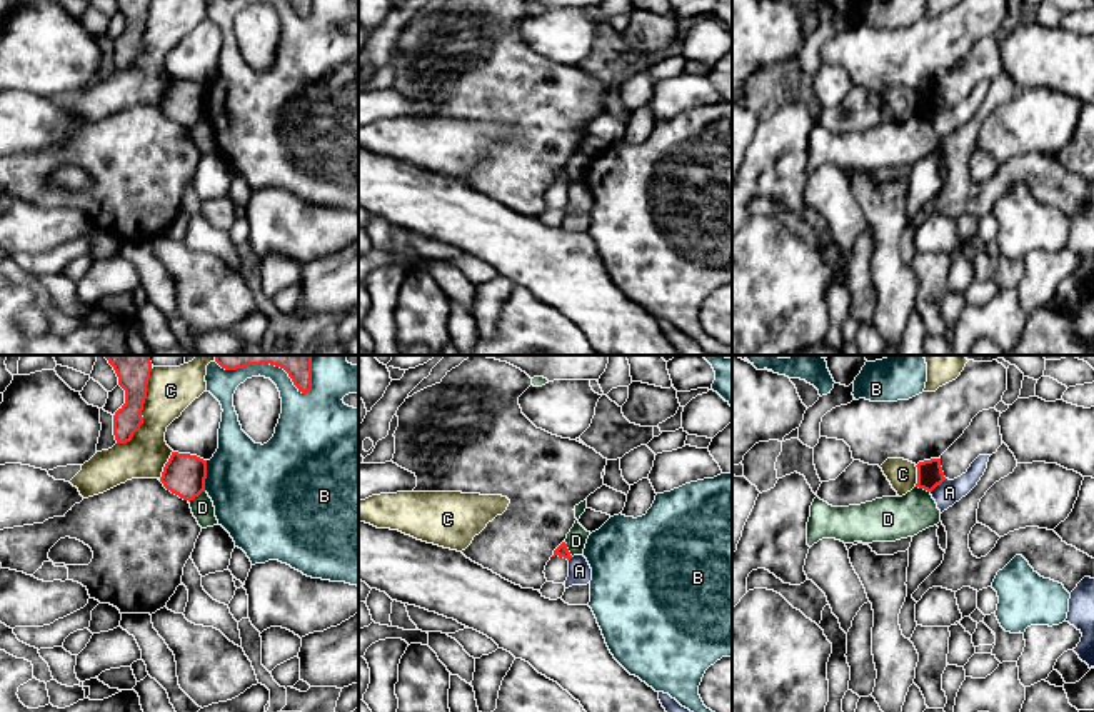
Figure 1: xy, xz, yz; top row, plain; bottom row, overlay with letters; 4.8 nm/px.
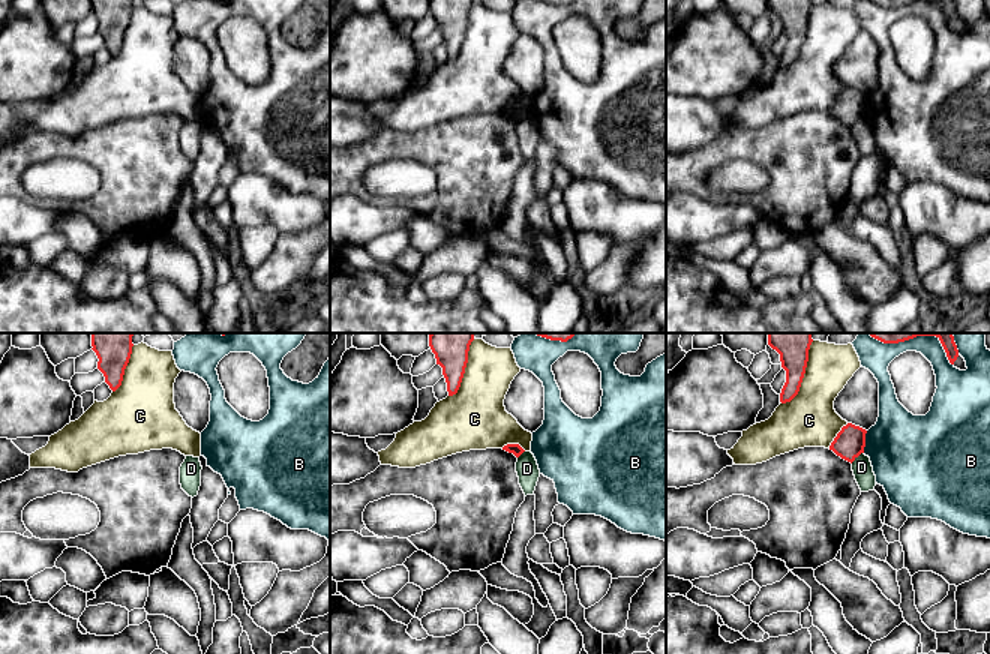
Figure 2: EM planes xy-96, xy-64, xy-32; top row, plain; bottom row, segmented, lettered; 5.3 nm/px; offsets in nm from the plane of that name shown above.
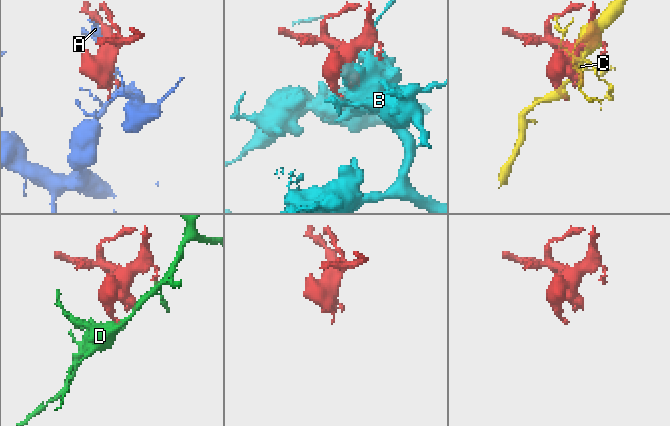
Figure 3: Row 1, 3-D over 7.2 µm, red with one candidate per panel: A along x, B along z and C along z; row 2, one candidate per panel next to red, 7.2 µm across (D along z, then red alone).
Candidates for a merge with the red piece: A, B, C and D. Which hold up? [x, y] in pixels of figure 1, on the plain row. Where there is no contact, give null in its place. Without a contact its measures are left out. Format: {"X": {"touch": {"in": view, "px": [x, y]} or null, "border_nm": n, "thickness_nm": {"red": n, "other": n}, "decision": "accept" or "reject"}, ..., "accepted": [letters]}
{"A": {"touch": {"in": "yz", "px": [938, 110]}, "border_nm": 100, "thickness_nm": {"red": 130, "other": 120}, "decision": "reject"}, "B": {"touch": {"in": "xy", "px": [299, 15]}, "border_nm": 150, "thickness_nm": {"red": 80, "other": 420}, "decision": "reject"}, "C": {"touch": {"in": "xy", "px": [140, 40]}, "border_nm": 380, "thickness_nm": {"red": 140, "other": 200}, "decision": "reject"}, "D": {"touch": {"in": "xy", "px": [195, 122]}, "border_nm": 90, "thickness_nm": {"red": 200, "other": 110}, "decision": "reject"}, "accepted": []}

